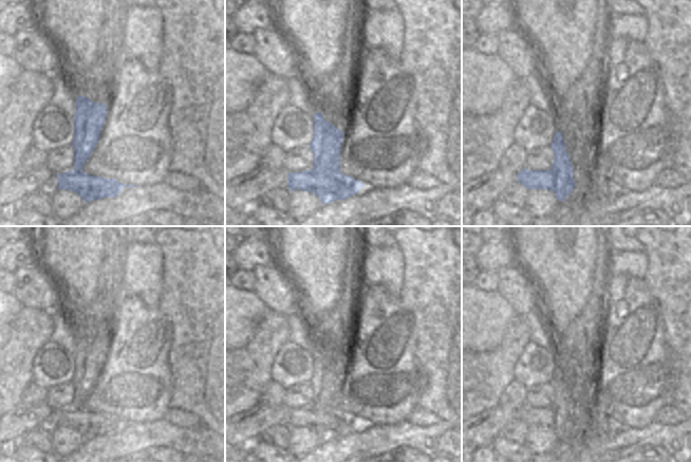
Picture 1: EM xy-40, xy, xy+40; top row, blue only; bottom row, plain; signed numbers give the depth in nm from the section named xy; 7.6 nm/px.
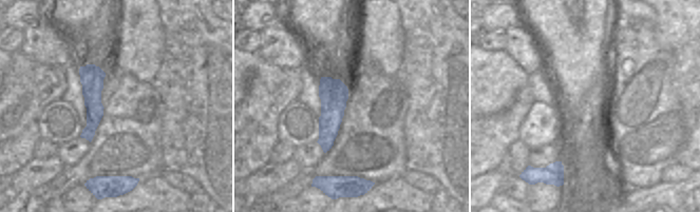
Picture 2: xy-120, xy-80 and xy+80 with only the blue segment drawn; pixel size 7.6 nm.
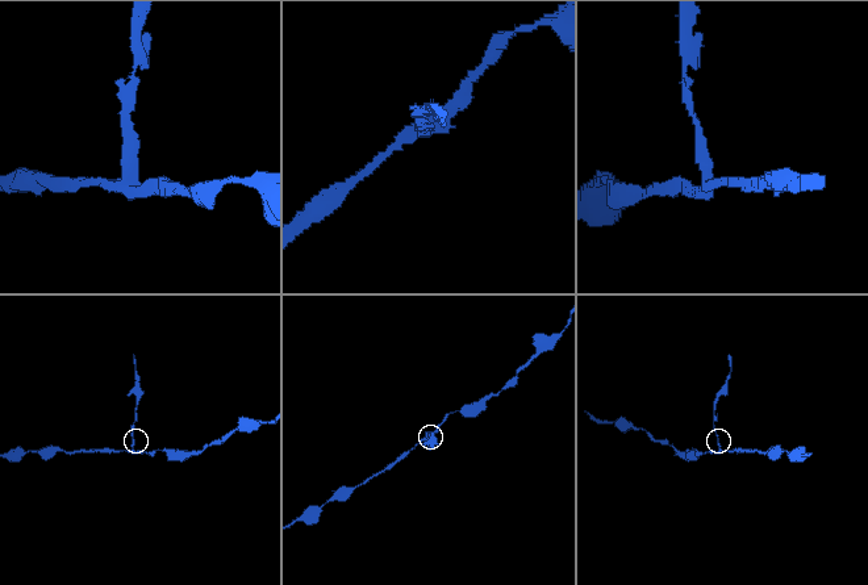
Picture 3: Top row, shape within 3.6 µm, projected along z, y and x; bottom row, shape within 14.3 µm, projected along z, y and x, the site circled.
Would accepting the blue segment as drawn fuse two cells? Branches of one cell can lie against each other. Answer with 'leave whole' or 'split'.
split

